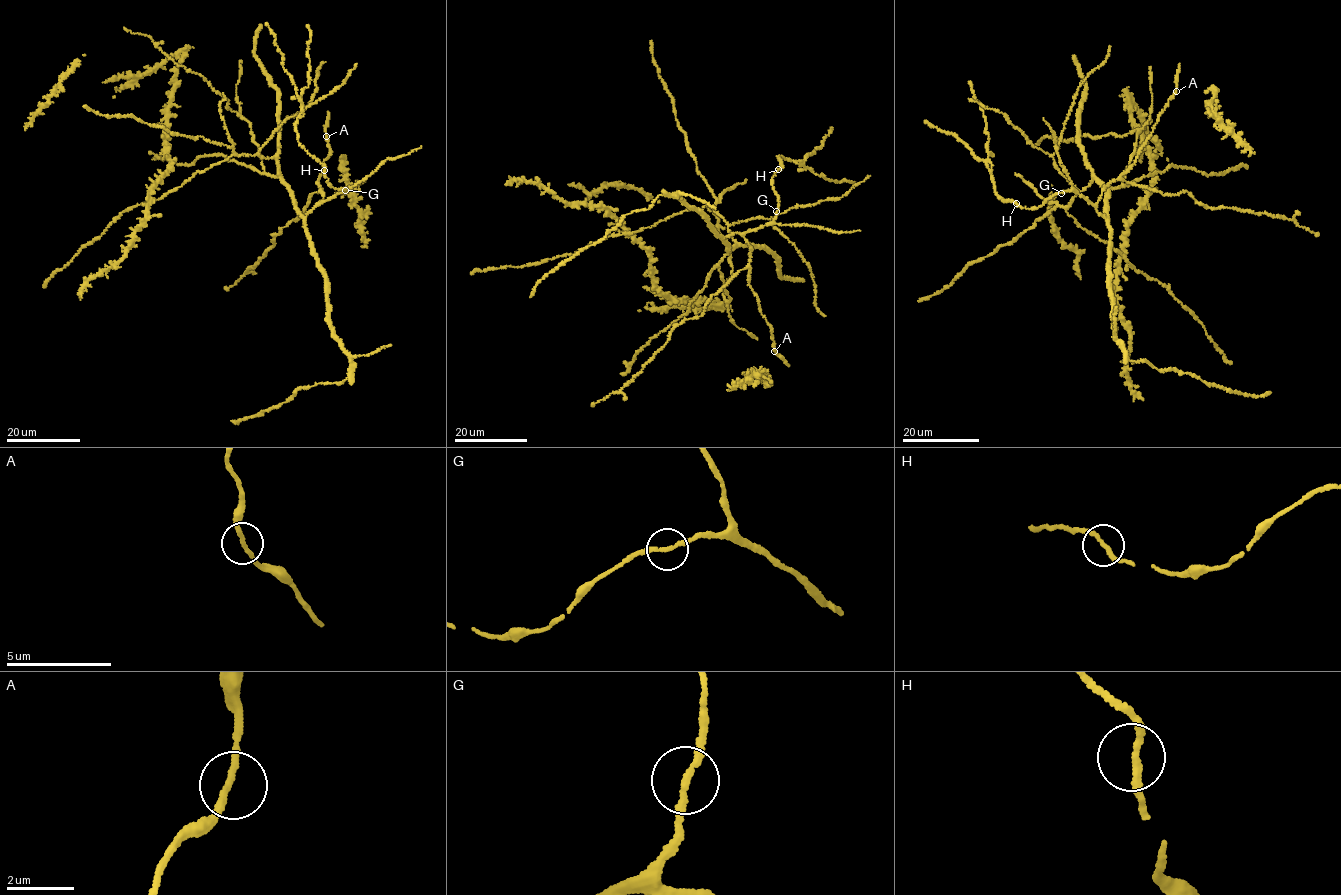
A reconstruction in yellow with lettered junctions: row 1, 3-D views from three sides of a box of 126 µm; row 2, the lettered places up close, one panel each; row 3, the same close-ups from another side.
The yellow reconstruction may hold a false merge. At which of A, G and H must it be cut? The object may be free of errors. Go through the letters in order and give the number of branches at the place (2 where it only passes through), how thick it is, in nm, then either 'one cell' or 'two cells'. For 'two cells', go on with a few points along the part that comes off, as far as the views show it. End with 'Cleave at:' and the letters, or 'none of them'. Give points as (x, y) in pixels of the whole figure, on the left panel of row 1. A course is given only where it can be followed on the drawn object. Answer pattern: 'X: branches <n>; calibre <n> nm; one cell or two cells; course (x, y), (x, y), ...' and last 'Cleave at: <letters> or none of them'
A: branches 2; calibre 180 nm; one cell
G: branches 2; calibre 190 nm; one cell
H: branches 2; calibre 190 nm; one cell
Cleave at: none of them

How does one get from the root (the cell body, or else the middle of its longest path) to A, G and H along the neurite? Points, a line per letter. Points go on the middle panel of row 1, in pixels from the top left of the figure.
A: (737, 243), (729, 248), (721, 238), (740, 233), (751, 247), (748, 282), (771, 329), (774, 351)
G: (737, 243), (729, 248), (721, 238), (763, 227), (772, 222), (776, 211)
H: (737, 243), (729, 248), (721, 238), (759, 228), (774, 220), (778, 199), (771, 179), (778, 169)

